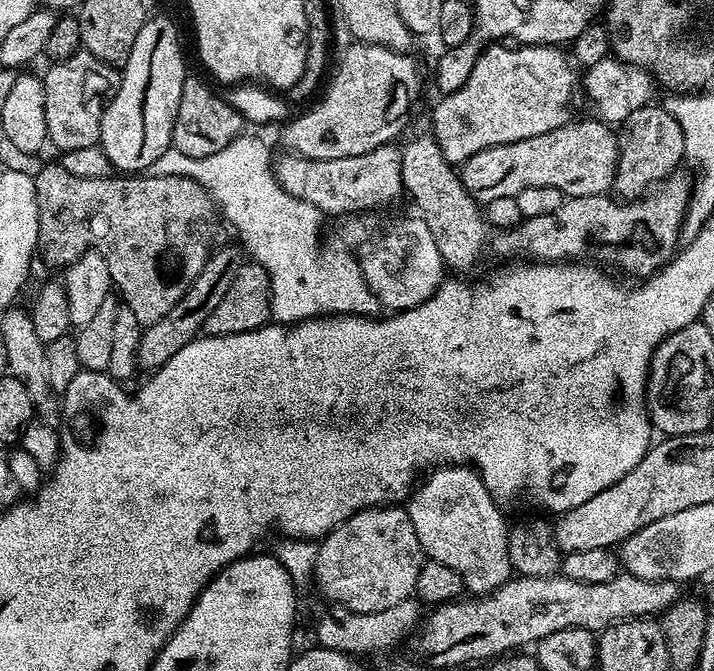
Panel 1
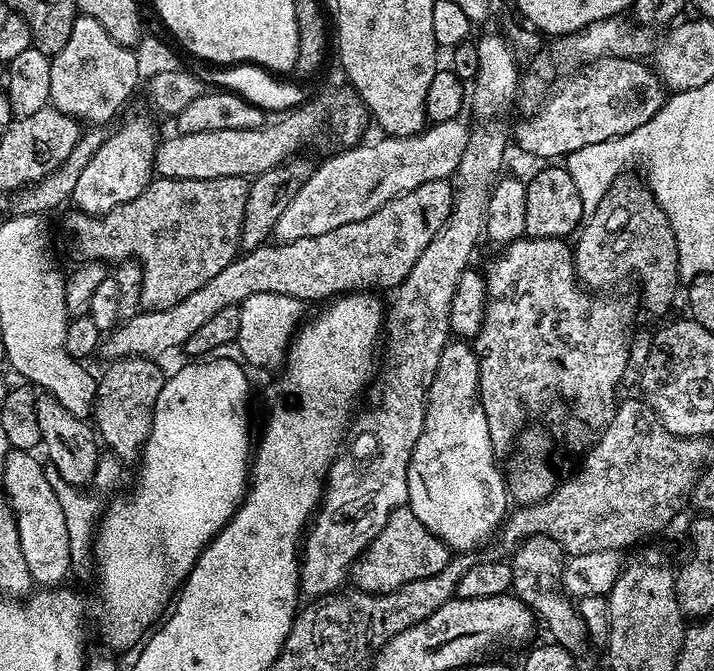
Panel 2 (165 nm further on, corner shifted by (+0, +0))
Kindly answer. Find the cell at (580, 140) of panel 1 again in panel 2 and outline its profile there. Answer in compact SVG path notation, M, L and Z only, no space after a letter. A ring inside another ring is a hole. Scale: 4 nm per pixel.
M435 180L426 182L406 194L396 196L386 206L374 210L370 218L362 218L358 222L346 222L346 226L338 226L336 230L330 230L326 234L318 234L312 238L298 238L287 242L268 242L253 252L244 252L237 255L236 259L226 266L226 270L214 274L206 286L198 286L190 298L182 298L178 306L170 306L170 310L158 310L157 312L139 311L130 319L117 323L107 333L102 344L102 352L108 355L109 361L120 360L124 356L147 356L160 358L163 352L171 348L179 349L186 343L198 329L202 322L210 322L218 310L226 310L242 304L243 300L251 295L273 292L274 295L288 295L303 302L309 300L329 301L339 294L359 292L361 290L380 290L376 288L388 288L394 290L410 274L414 262L422 258L422 250L430 246L434 234L442 230L446 218L452 209L452 197L454 188L448 180Z

